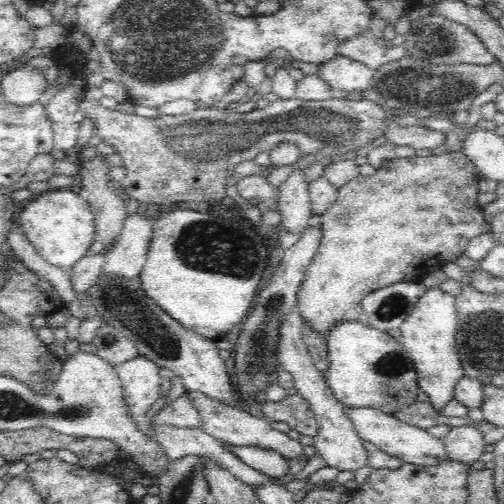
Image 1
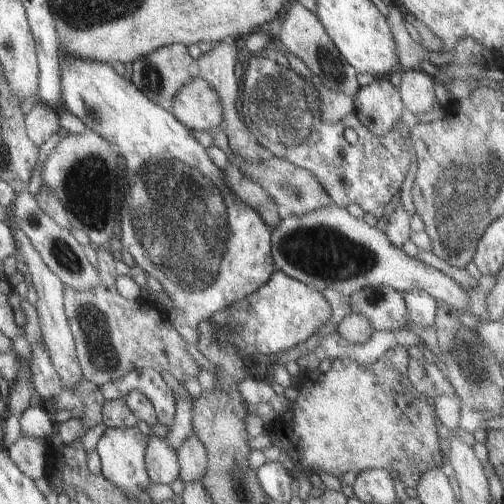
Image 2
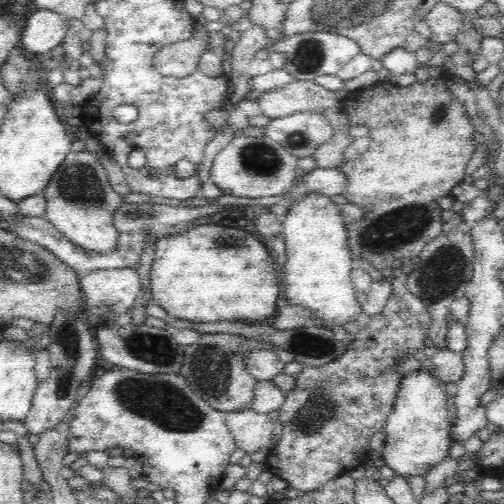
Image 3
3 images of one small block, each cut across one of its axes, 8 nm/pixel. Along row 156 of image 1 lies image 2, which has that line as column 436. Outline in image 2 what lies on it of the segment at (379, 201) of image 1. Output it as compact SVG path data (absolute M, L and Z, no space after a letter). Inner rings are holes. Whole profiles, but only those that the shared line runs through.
M395 346L379 356L375 362L357 364L351 358L335 358L331 368L321 374L319 370L301 372L297 376L297 396L293 400L293 420L285 422L277 416L275 426L269 434L275 434L271 446L279 446L289 454L289 458L307 472L323 470L341 478L345 472L365 472L365 470L397 470L397 478L405 488L415 488L419 478L433 468L441 468L441 448L439 438L443 438L443 424L435 416L433 398L419 394L407 376L409 356L403 346Z

